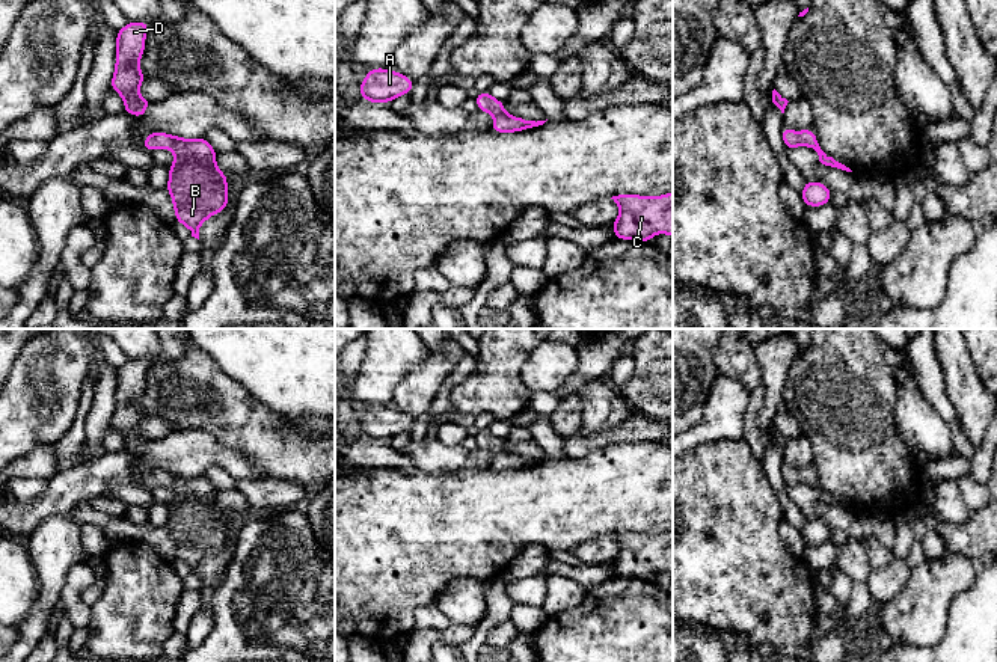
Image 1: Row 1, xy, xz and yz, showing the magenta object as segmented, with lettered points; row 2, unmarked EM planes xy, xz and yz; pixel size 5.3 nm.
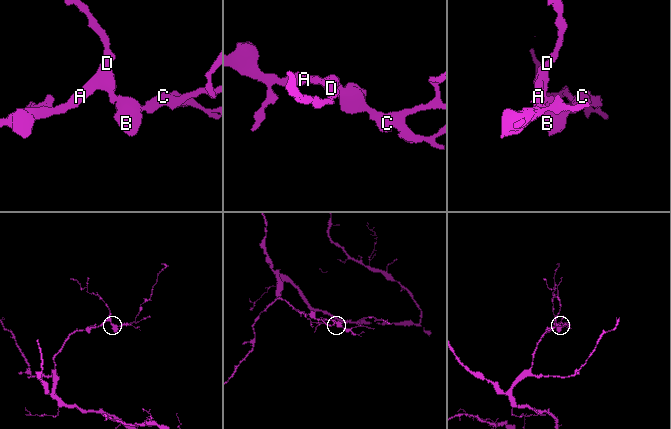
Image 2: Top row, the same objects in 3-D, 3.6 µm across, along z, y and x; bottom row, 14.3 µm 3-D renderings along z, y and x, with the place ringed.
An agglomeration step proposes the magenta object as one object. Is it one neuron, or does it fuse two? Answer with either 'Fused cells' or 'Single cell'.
Single cell

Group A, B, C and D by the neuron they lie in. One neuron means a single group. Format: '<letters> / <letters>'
A B C D

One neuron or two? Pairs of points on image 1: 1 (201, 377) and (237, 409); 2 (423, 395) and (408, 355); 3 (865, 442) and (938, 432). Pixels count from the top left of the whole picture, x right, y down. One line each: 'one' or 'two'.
1: one
2: two
3: two

